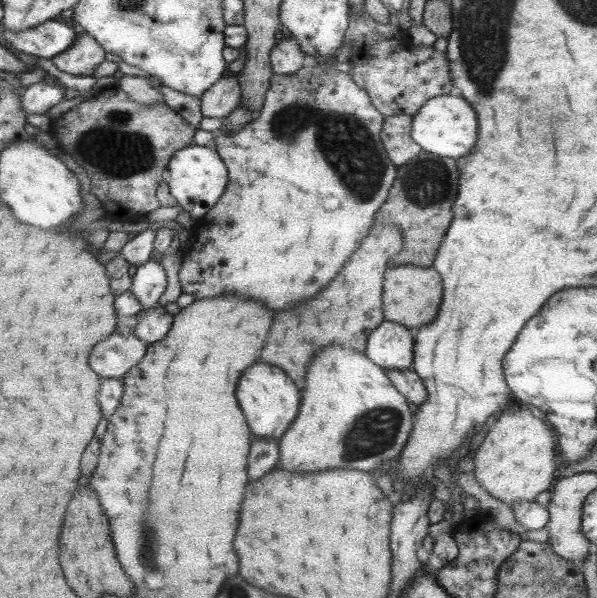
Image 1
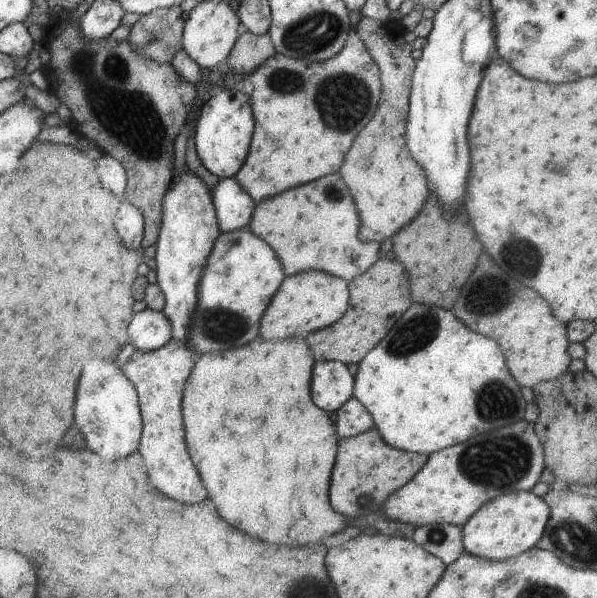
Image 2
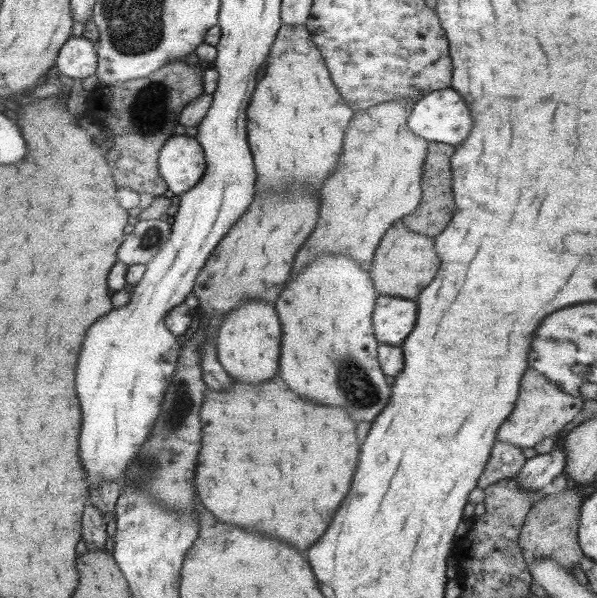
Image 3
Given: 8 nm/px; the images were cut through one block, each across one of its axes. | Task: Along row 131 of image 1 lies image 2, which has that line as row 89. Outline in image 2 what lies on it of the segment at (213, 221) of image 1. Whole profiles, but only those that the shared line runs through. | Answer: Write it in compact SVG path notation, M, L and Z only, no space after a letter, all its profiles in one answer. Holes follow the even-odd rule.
M353 26L349 28L343 48L335 56L323 62L307 62L307 60L295 60L275 54L263 60L247 76L234 76L231 72L221 74L218 89L243 92L253 112L253 128L248 153L243 166L234 176L237 184L251 196L251 200L259 202L279 192L285 192L287 188L337 172L353 139L371 120L377 108L381 94L379 76L375 61Z

